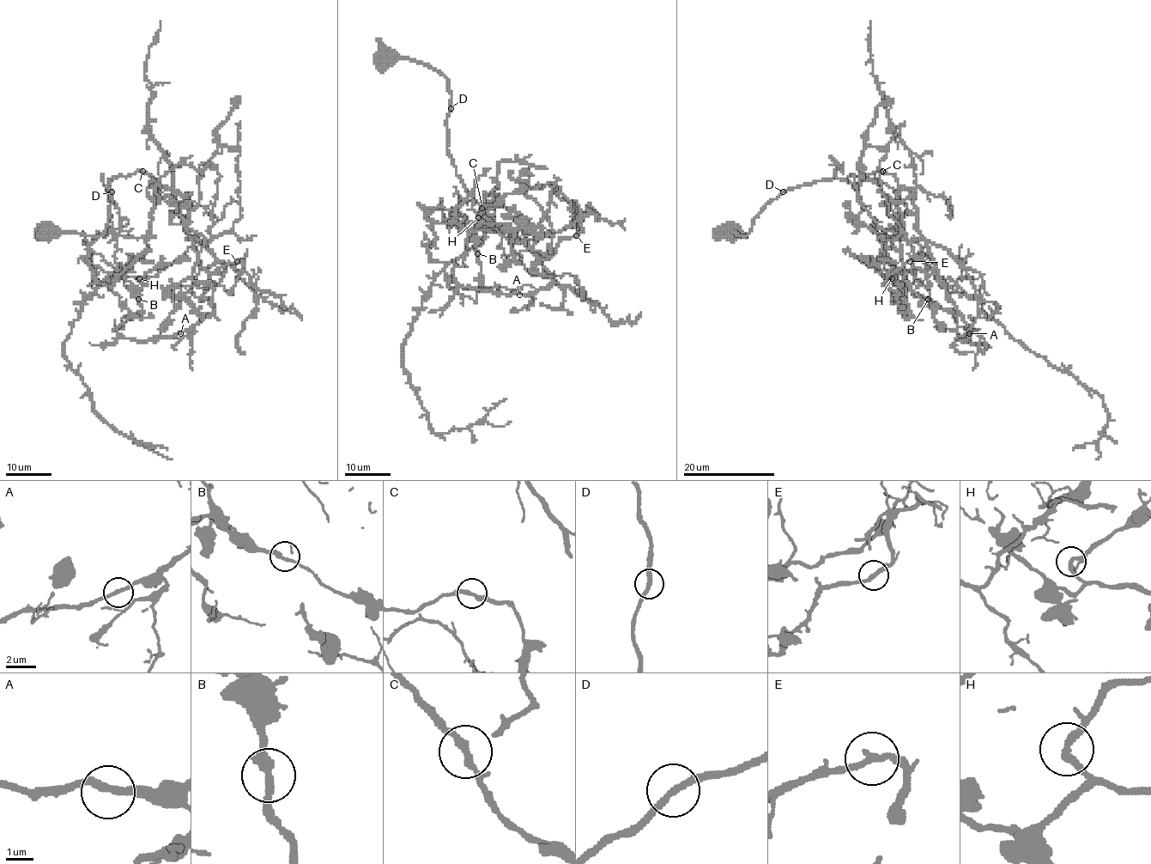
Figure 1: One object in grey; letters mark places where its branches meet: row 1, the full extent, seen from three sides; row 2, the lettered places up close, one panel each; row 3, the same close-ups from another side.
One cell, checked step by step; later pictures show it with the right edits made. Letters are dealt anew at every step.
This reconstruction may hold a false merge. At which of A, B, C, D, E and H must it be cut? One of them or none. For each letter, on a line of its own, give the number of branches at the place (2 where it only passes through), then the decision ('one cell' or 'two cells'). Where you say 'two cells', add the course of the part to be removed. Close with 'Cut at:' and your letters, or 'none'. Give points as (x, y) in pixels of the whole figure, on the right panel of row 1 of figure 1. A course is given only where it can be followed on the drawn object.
A: branches 2; one cell
B: branches 2; one cell
C: branches 2; one cell
D: branches 2; one cell
E: branches 2; one cell
H: branches 2; one cell
Cut at: none

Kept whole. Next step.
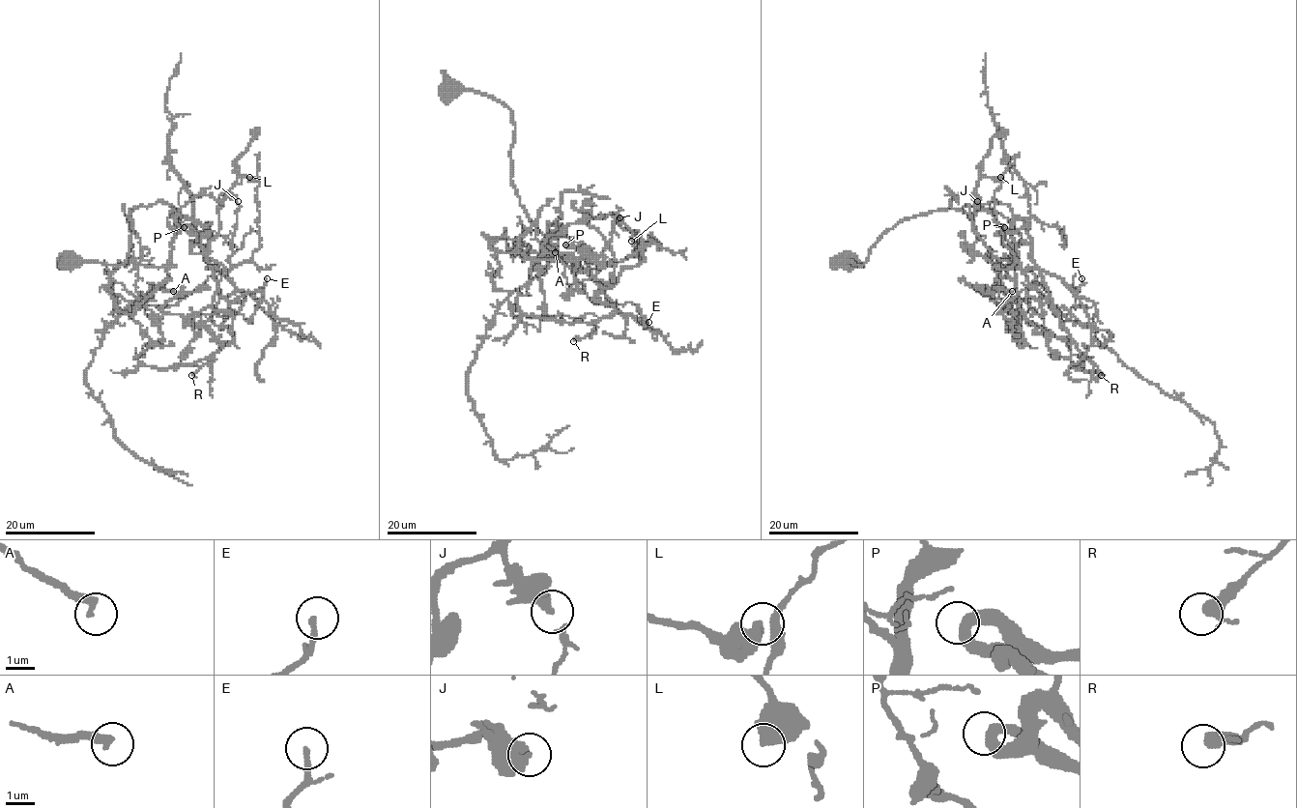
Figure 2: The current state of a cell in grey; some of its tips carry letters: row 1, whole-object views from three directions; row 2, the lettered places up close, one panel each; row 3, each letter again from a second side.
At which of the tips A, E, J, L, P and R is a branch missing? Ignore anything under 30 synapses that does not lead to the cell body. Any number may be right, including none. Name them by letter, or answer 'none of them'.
none of them

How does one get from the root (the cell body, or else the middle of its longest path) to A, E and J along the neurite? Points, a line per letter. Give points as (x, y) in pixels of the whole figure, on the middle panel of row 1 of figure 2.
A: (449, 89), (511, 111), (511, 185), (560, 253), (518, 240), (491, 247), (513, 252), (536, 223), (555, 252)
E: (449, 89), (490, 95), (511, 111), (511, 185), (530, 220), (623, 315), (648, 322)
J: (449, 89), (511, 111), (511, 185), (553, 249), (587, 269), (573, 245), (607, 243), (589, 215), (619, 217)

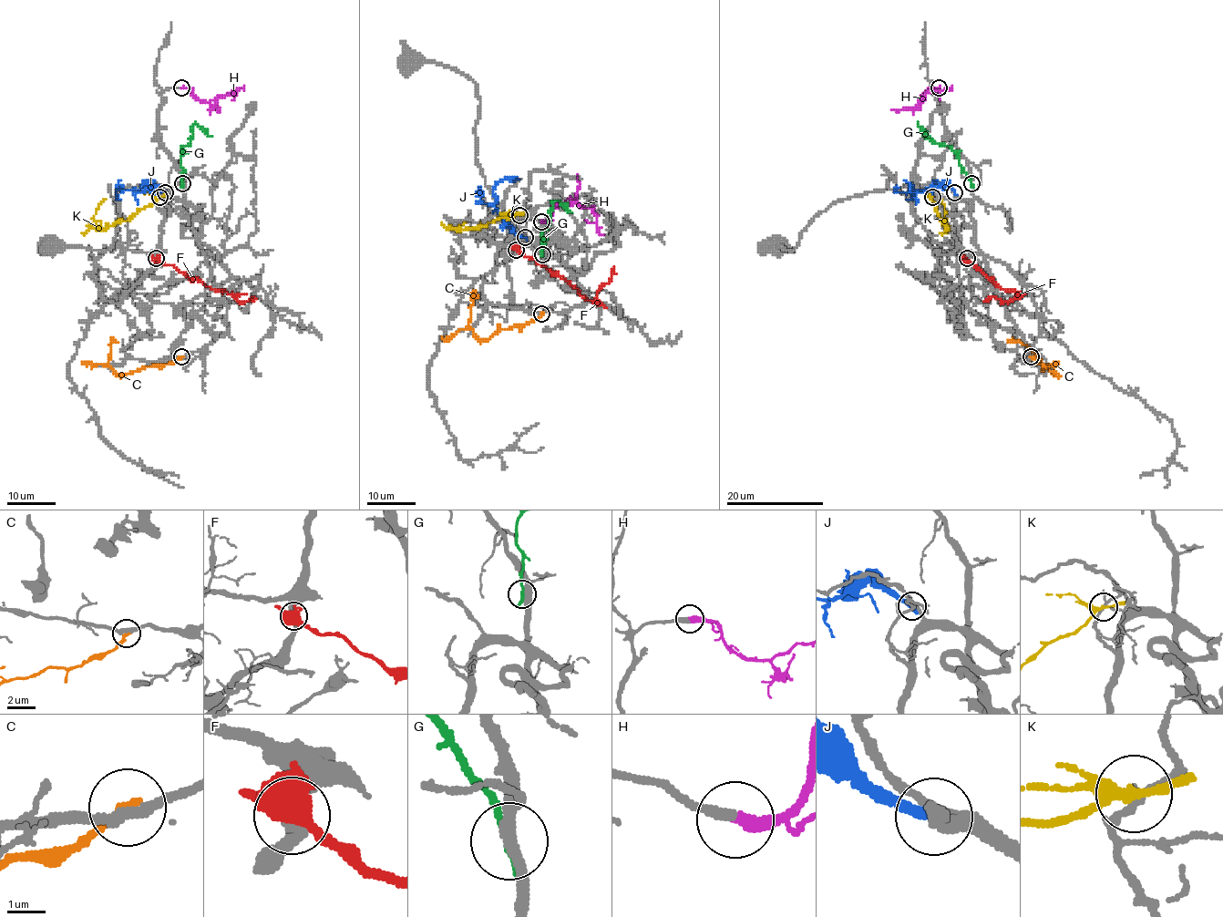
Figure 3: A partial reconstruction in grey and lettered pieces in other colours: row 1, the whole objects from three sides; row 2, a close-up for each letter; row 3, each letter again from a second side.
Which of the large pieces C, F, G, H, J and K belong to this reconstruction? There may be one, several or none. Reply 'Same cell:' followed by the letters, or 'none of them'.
Same cell: H

